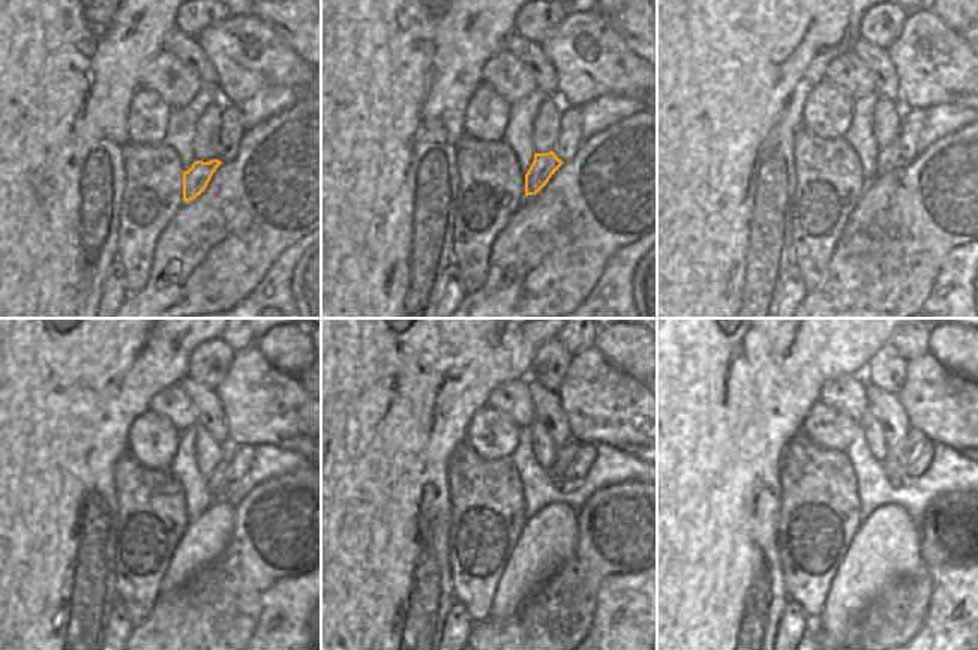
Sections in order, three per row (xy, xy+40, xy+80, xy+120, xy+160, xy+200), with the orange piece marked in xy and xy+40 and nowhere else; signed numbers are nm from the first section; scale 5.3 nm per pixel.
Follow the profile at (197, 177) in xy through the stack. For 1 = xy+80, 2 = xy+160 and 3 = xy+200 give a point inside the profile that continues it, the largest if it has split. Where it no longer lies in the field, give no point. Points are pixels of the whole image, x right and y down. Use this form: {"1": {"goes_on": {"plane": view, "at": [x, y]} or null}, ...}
{"1": {"goes_on": {"plane": "xy+80", "at": [888, 158]}}, "2": {"goes_on": {"plane": "xy+160", "at": [564, 455]}}, "3": {"goes_on": {"plane": "xy+200", "at": [894, 464]}}}

